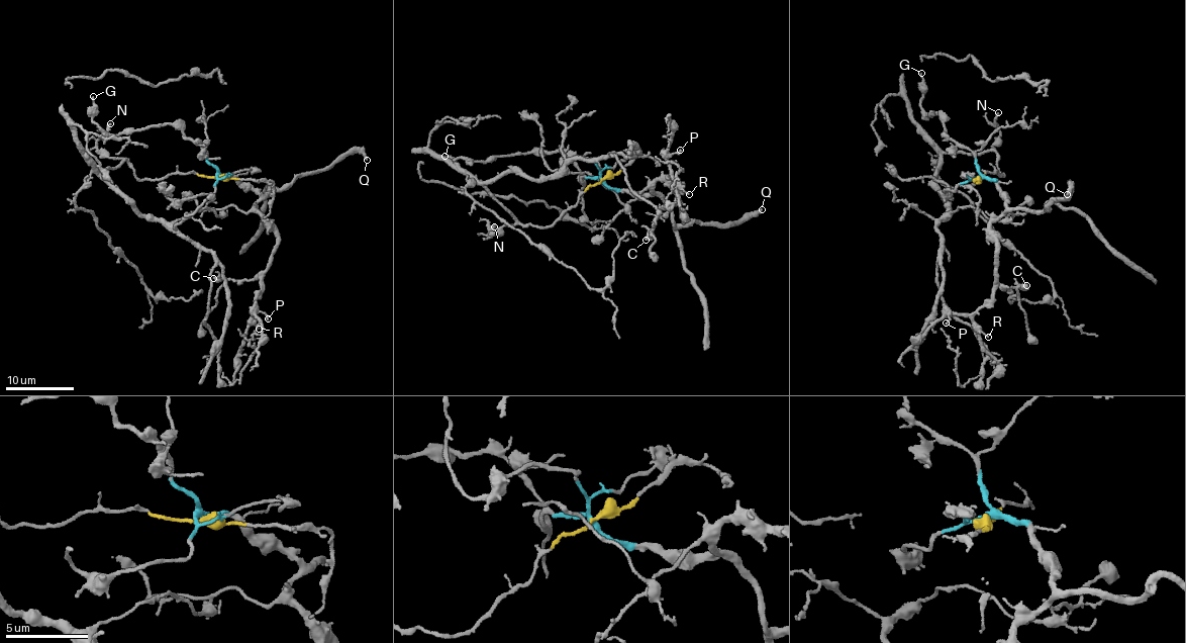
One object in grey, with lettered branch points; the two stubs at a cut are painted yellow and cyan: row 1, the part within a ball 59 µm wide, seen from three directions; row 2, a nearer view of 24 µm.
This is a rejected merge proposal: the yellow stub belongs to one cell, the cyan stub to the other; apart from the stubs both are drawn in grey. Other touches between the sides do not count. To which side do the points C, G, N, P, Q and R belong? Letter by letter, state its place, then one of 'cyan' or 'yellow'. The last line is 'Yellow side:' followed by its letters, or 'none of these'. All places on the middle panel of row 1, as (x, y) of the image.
C: at (646, 240); cyan
G: at (445, 156); cyan
N: at (494, 226); yellow
P: at (680, 150); cyan
Q: at (762, 209); cyan
R: at (689, 194); cyan
Yellow side: N

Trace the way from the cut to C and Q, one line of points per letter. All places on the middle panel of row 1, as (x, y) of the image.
C: (602, 180), (611, 188), (653, 194), (659, 180), (684, 185), (645, 240)
Q: (602, 180), (611, 188), (656, 194), (676, 223), (729, 224), (761, 209)

